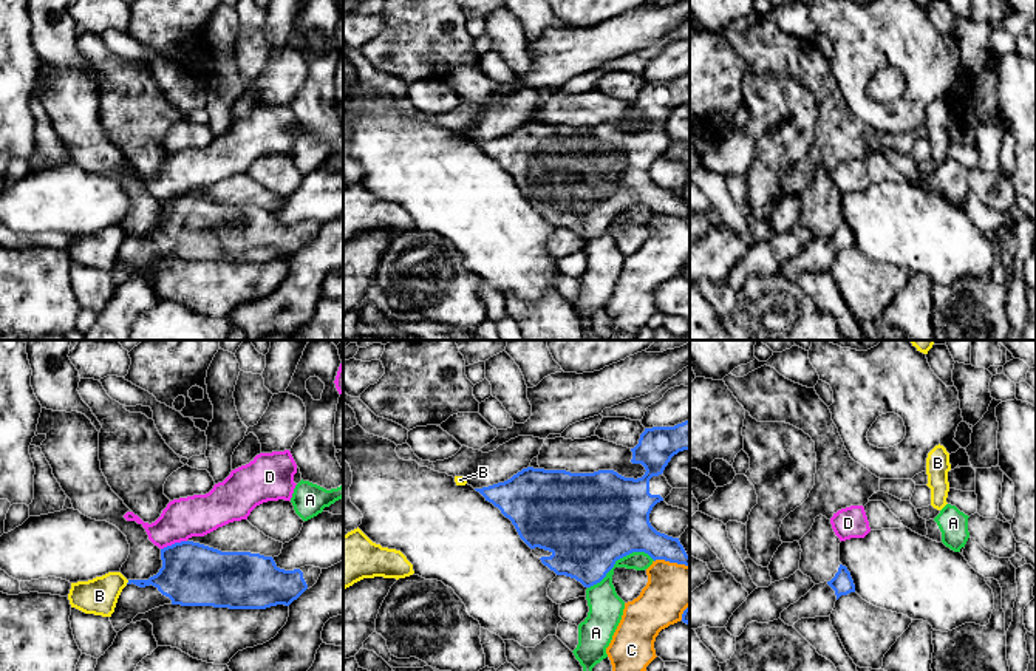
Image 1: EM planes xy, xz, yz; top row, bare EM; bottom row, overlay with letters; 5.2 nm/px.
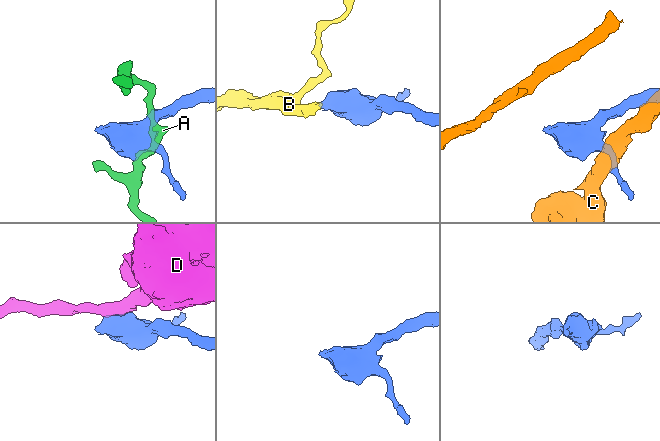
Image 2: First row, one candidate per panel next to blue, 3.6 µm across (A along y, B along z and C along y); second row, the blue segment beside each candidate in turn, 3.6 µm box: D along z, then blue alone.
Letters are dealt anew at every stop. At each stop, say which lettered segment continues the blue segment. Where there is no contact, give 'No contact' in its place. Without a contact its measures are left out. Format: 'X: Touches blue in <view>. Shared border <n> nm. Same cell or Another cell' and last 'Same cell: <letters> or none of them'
A: Touches blue in xz. Shared border 380 nm. Another cell
B: Touches blue in xy. Shared border 30 nm. Another cell
C: Touches blue in xz. Shared border 190 nm. Another cell
D: Touches blue in xy. Shared border 140 nm. Another cell
Same cell: none of them

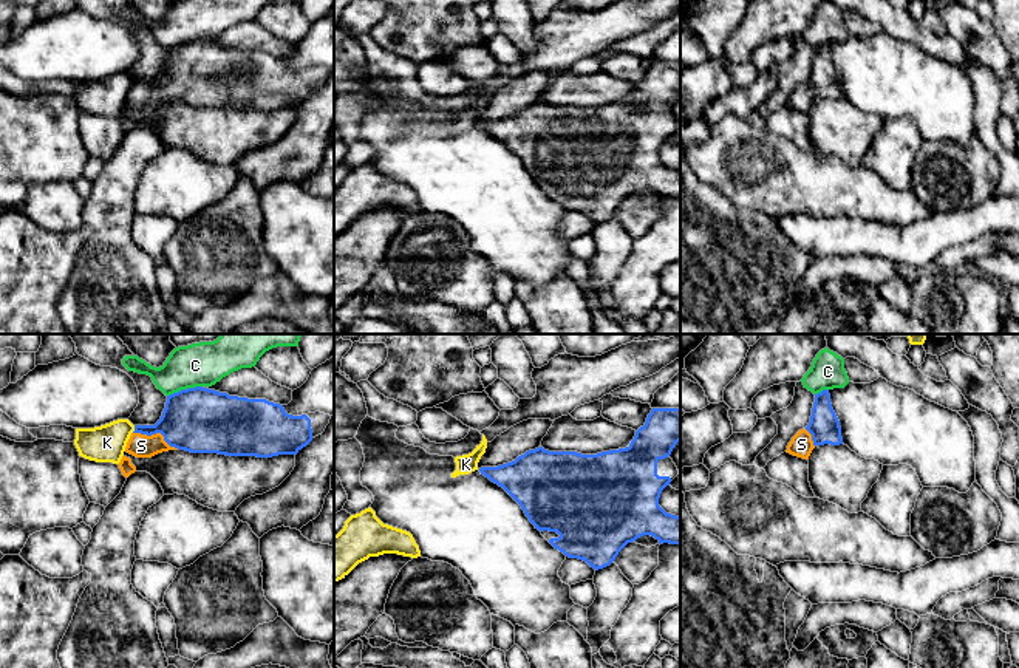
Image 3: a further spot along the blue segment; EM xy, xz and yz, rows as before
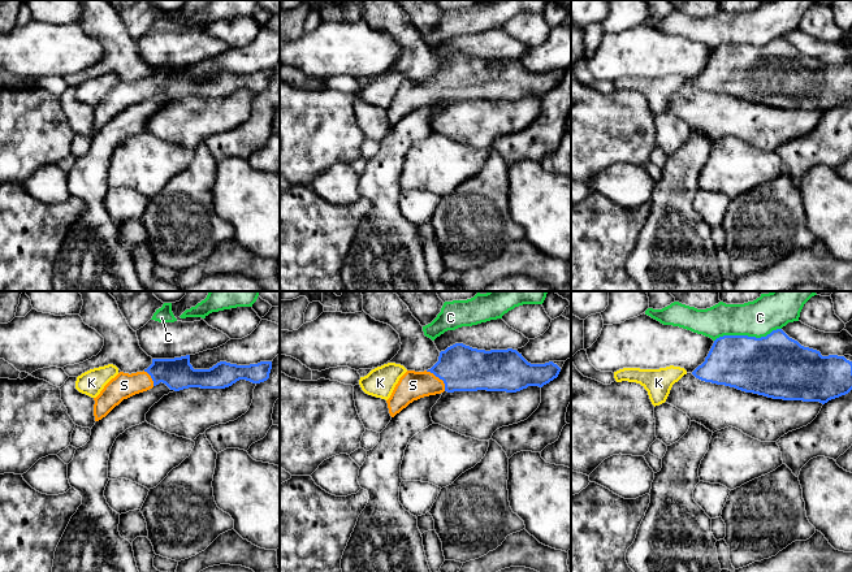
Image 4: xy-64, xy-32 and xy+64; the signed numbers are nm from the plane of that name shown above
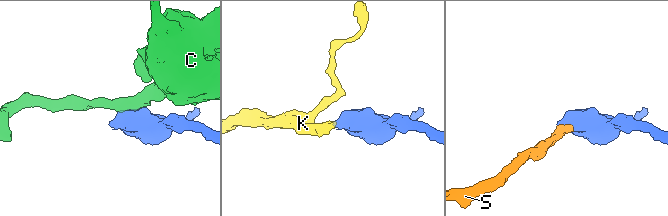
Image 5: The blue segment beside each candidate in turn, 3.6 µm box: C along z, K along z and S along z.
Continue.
C: Touches blue in xy. Shared border 190 nm. Another cell
K: Touches blue in xy. Shared border 40 nm. Another cell
S: Touches blue in xy. Shared border 260 nm. Same cell
Same cell: S

